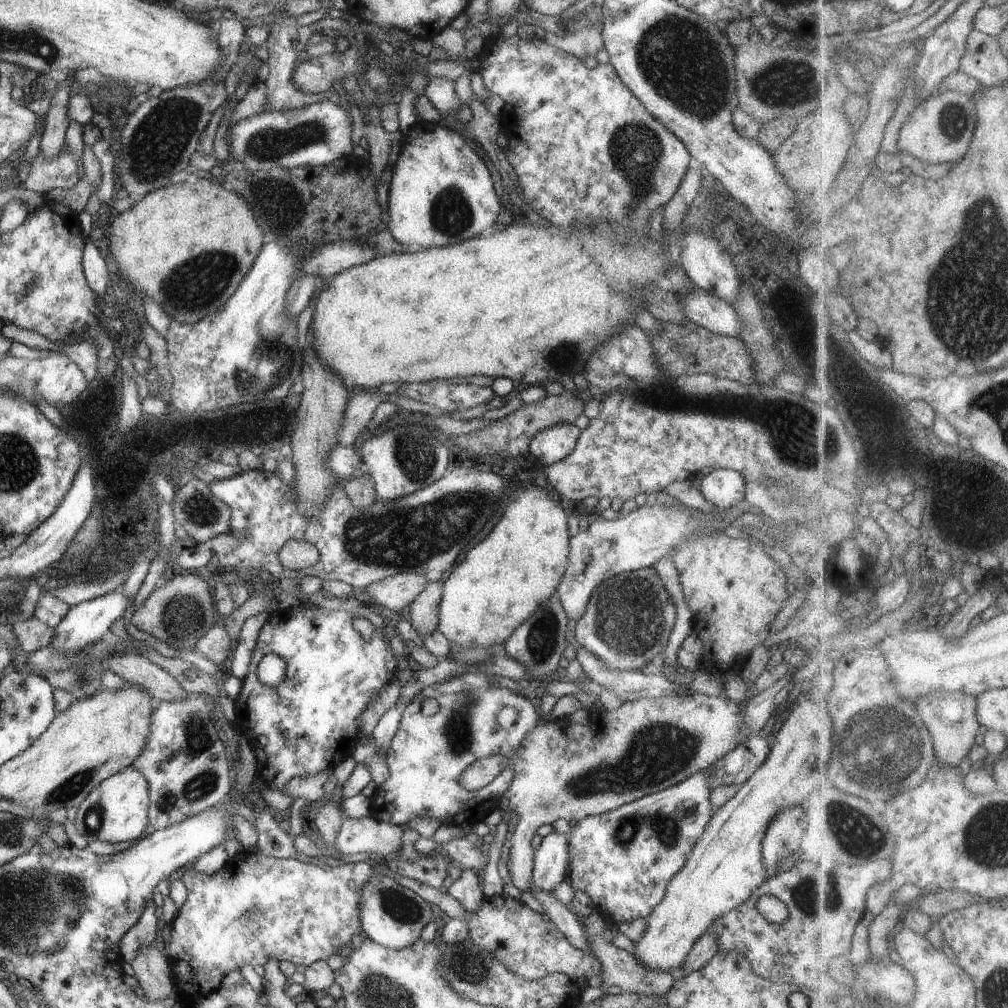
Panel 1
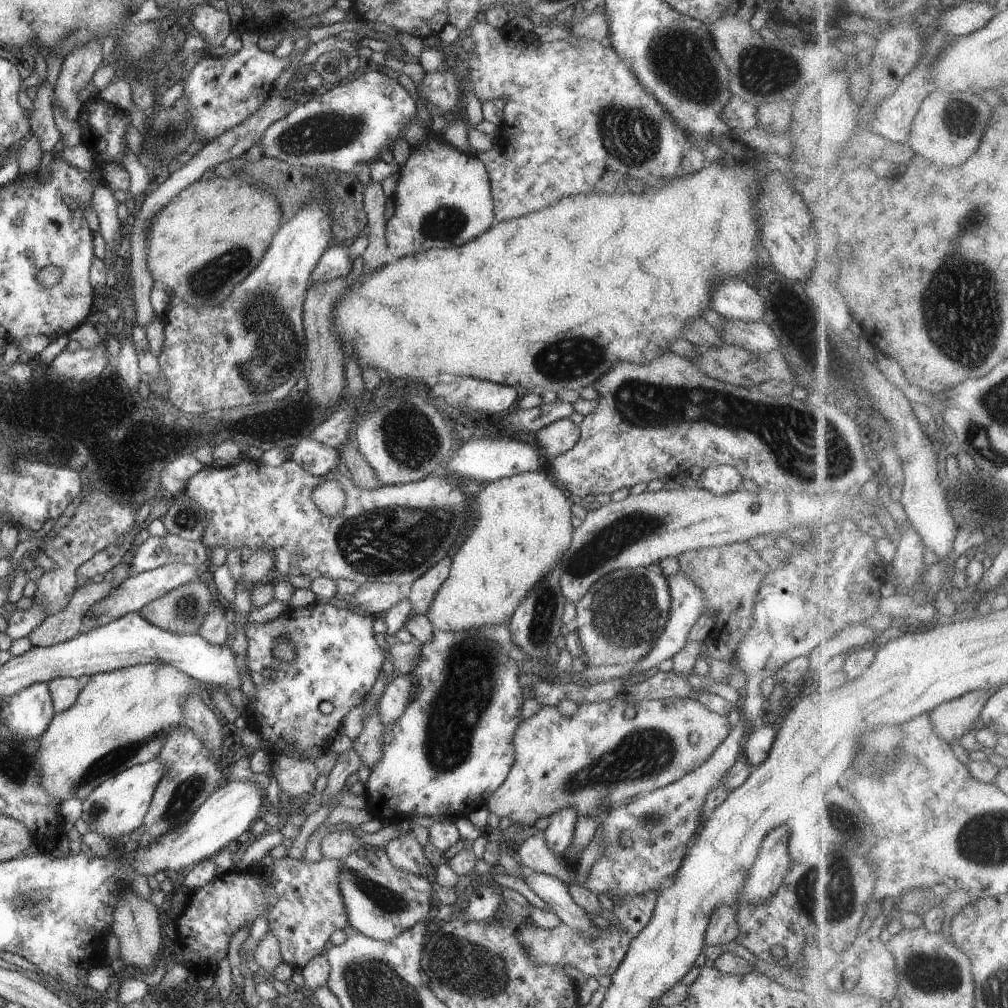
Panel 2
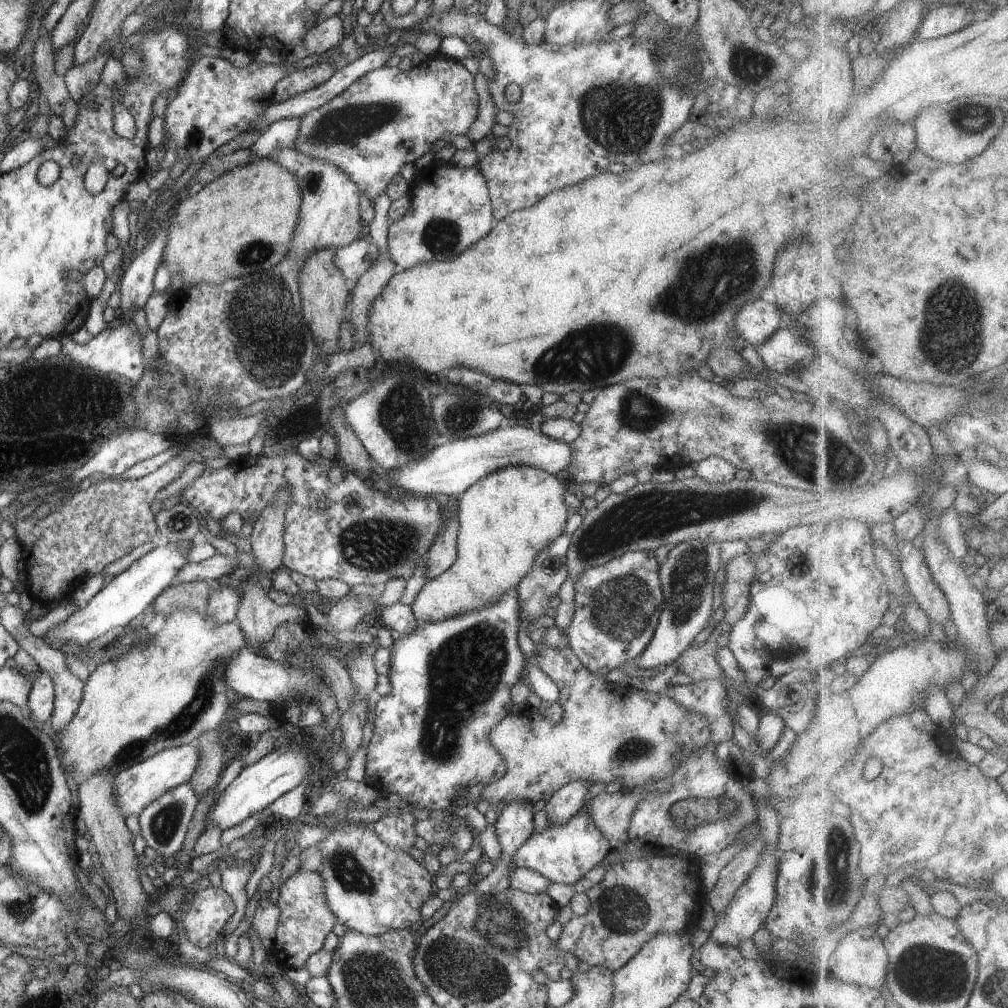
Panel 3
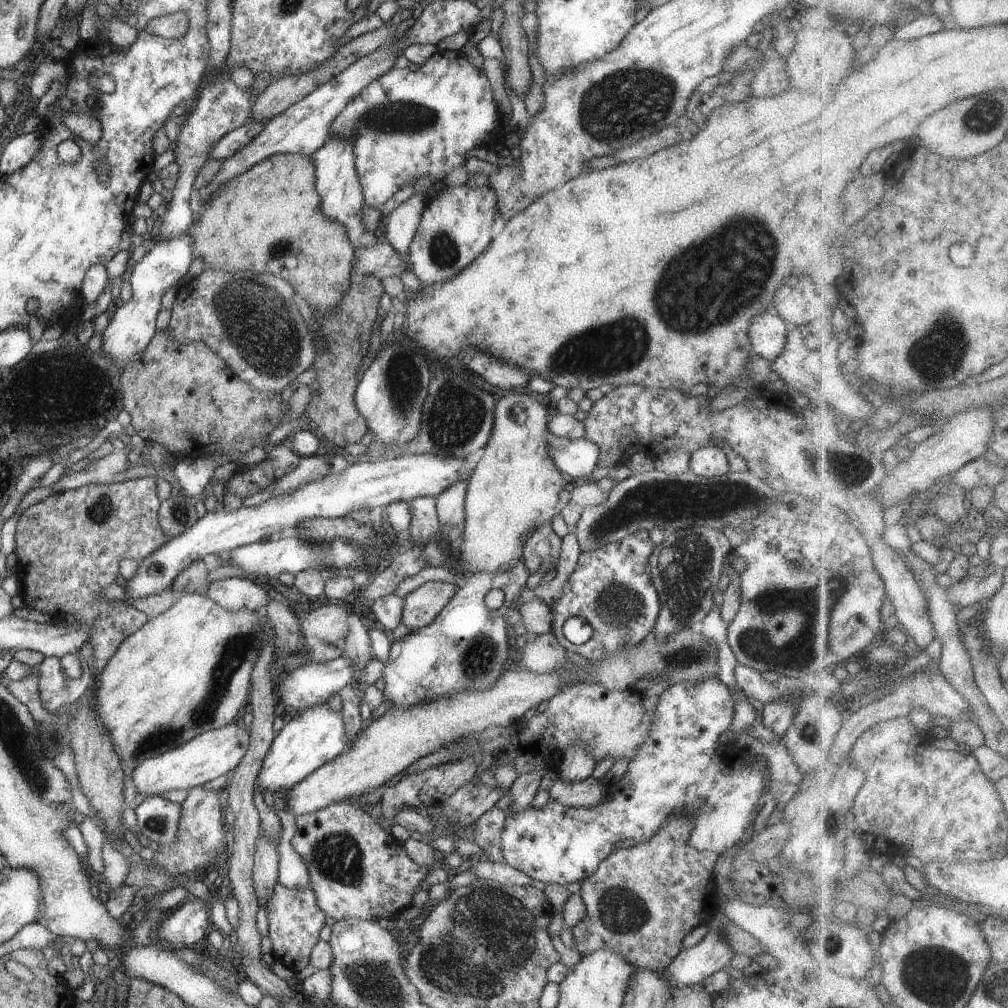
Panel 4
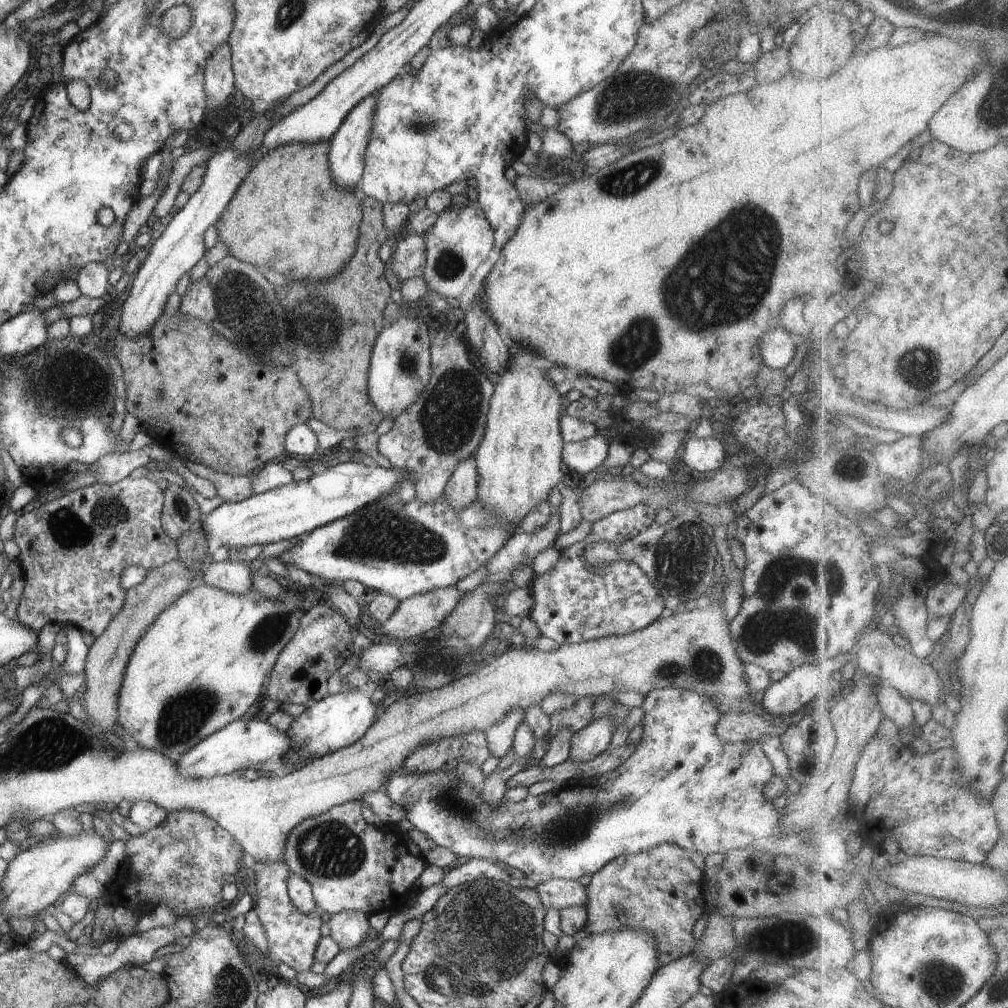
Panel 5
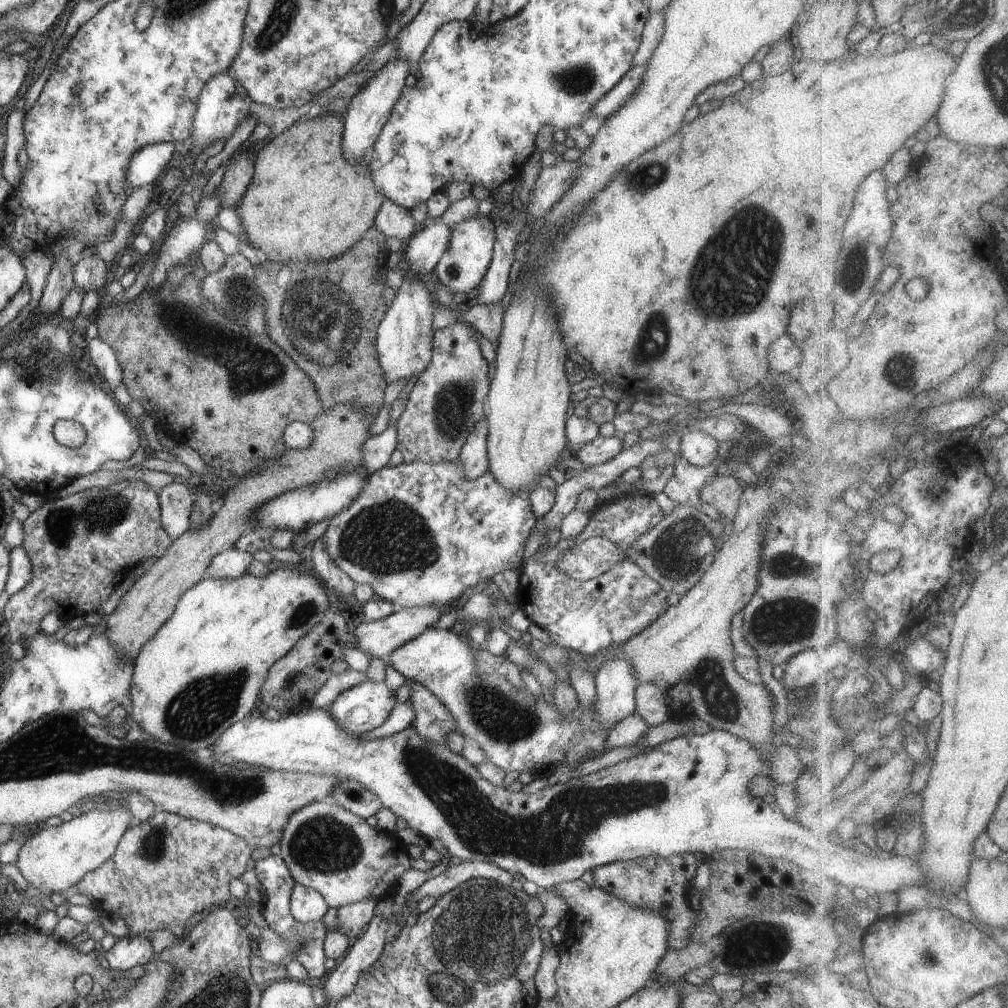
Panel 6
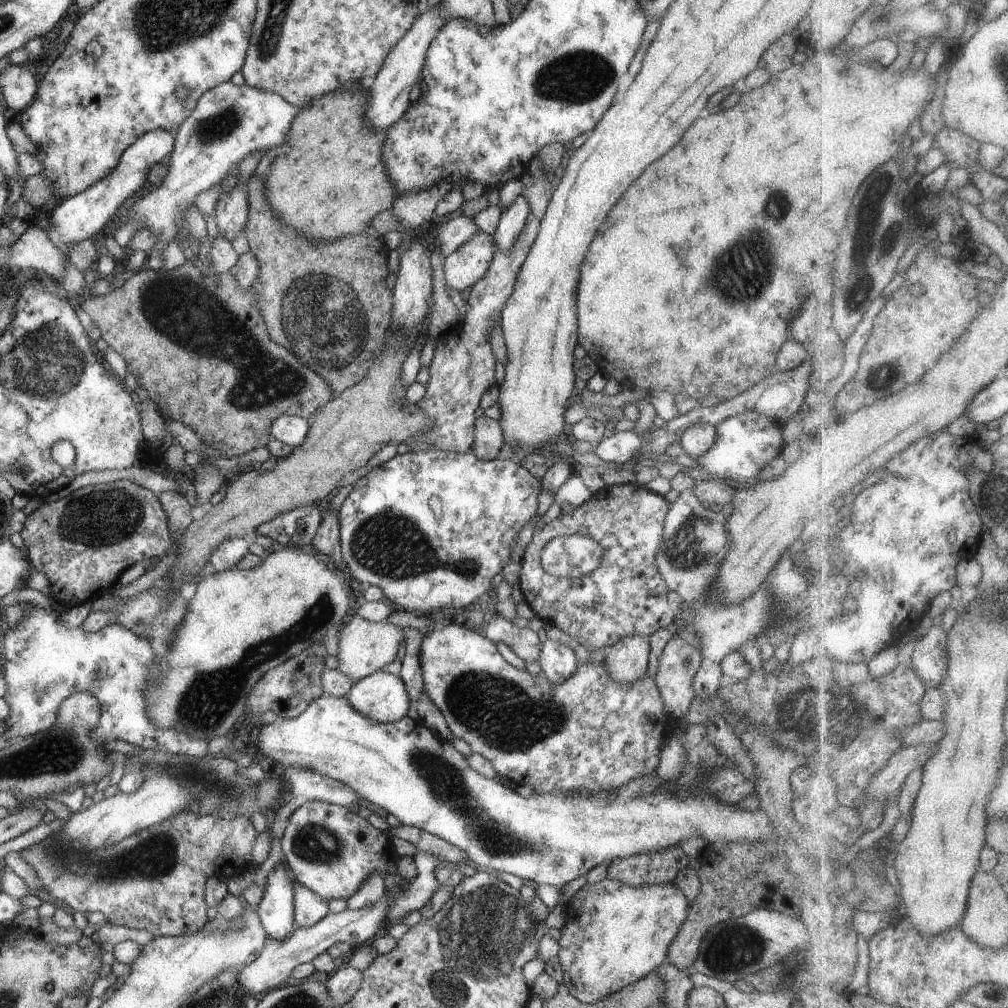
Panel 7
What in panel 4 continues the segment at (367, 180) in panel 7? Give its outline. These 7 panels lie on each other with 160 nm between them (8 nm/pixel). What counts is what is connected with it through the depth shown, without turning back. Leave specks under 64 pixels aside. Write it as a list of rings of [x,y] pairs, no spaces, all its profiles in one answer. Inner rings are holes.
[[[298,153],[275,154],[231,178],[222,190],[217,190],[206,204],[202,204],[201,214],[189,228],[193,255],[202,258],[205,270],[227,273],[252,271],[284,277],[306,300],[315,316],[318,313],[330,315],[349,291],[355,248],[346,229],[339,222],[324,217],[319,206],[311,158]]]

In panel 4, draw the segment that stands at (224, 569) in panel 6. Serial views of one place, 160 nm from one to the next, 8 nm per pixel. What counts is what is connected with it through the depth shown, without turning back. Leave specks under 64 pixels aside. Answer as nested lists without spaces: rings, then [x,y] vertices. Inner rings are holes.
[[[246,576],[216,580],[210,583],[206,596],[229,611],[263,610],[271,600],[271,593],[247,579]]]

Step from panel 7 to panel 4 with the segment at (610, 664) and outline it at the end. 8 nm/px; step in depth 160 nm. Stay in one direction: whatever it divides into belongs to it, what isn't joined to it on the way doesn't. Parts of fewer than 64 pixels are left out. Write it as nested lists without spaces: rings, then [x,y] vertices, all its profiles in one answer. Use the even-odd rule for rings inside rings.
[[[572,745],[558,765],[560,778],[568,782],[582,782],[594,772],[596,760],[582,745]]]

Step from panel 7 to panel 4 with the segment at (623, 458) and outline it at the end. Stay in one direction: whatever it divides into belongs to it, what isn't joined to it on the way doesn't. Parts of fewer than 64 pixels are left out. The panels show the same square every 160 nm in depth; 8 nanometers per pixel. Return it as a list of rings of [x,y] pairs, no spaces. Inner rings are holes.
[[[553,437],[547,449],[556,468],[580,482],[587,480],[600,458],[598,446],[584,438],[570,441],[566,437]]]

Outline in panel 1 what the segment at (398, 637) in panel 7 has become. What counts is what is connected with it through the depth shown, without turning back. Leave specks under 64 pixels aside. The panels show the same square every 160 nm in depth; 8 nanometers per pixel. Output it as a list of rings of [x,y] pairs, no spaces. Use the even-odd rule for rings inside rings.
[[[542,488],[516,490],[501,520],[483,542],[474,546],[466,558],[454,566],[443,583],[439,602],[438,630],[458,647],[490,647],[504,644],[510,635],[542,603],[556,594],[568,566],[569,540],[567,509],[548,497]]]

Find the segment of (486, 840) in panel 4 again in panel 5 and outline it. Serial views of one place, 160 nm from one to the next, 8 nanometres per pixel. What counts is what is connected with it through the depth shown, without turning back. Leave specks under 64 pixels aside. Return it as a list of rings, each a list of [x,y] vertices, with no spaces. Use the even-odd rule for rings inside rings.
[[[534,755],[519,759],[520,760],[516,760],[516,762],[510,765],[507,769],[496,768],[494,772],[486,776],[483,785],[482,800],[484,800],[490,808],[496,808],[496,806],[500,804],[500,800],[502,800],[508,790],[506,782],[508,782],[514,774],[518,774],[518,772],[530,768],[530,764],[534,762]]]

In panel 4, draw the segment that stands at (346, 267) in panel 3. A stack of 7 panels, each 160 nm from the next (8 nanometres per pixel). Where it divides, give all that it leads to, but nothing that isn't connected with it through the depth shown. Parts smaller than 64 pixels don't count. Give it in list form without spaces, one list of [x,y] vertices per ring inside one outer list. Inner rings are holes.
[[[376,242],[369,247],[355,249],[353,271],[360,276],[375,276],[382,280],[392,275],[399,277],[408,269],[407,262],[388,242]]]

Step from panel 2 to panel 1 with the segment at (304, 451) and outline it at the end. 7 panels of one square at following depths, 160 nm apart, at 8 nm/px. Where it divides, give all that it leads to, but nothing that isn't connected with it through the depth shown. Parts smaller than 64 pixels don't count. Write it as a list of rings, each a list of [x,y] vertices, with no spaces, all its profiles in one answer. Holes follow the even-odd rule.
[[[336,445],[325,461],[343,481],[355,479],[368,472],[363,456],[355,446]]]

